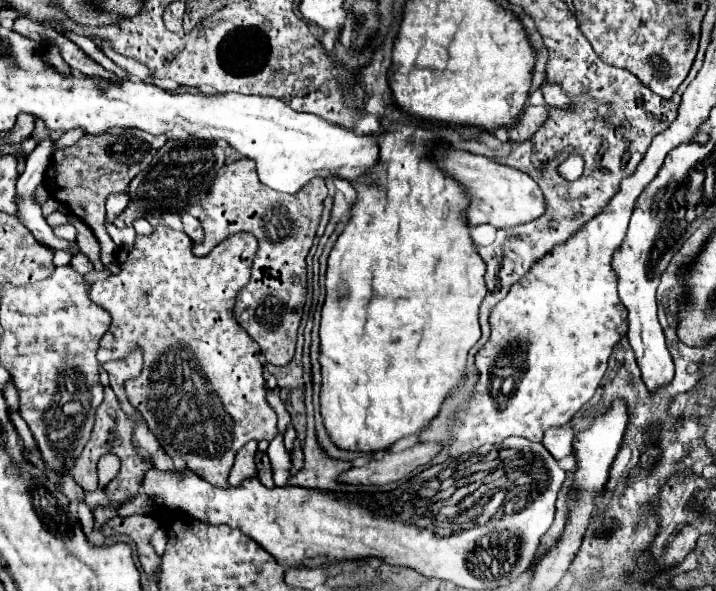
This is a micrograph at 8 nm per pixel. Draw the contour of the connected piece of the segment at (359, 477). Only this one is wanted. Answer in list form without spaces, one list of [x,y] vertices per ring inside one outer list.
[[[416,444],[400,454],[386,452],[380,460],[370,460],[360,468],[352,468],[340,476],[342,482],[348,484],[388,484],[404,478],[416,468],[428,464],[436,454],[438,444]]]

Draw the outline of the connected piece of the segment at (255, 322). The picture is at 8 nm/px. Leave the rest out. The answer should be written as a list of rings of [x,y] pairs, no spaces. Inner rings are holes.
[[[242,158],[238,162],[232,162],[230,166],[224,166],[218,172],[210,192],[202,200],[204,210],[200,214],[200,222],[204,228],[204,242],[194,244],[196,254],[208,254],[216,244],[220,244],[220,240],[224,240],[236,232],[250,232],[258,240],[258,252],[252,262],[252,276],[250,276],[250,282],[242,288],[240,296],[236,296],[234,318],[250,334],[250,338],[258,342],[260,350],[266,354],[266,360],[274,366],[284,366],[294,356],[296,334],[298,334],[298,326],[300,326],[302,310],[304,310],[304,302],[306,302],[306,256],[308,256],[308,250],[312,248],[312,242],[316,236],[316,228],[318,228],[320,216],[322,216],[326,192],[328,190],[326,190],[324,180],[318,178],[318,180],[310,180],[300,192],[296,192],[292,196],[280,194],[280,192],[260,184],[254,160]]]

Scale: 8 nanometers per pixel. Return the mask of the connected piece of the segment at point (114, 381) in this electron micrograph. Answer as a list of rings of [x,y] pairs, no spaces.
[[[136,348],[136,352],[128,352],[128,356],[120,358],[120,360],[114,360],[114,362],[108,362],[102,366],[108,374],[110,374],[110,386],[112,390],[116,392],[118,400],[120,400],[120,406],[124,412],[128,412],[130,416],[136,416],[138,418],[138,426],[142,422],[140,414],[134,410],[132,404],[128,404],[128,398],[124,394],[124,382],[128,378],[136,378],[140,374],[140,368],[142,368],[142,356],[140,356],[140,348]]]

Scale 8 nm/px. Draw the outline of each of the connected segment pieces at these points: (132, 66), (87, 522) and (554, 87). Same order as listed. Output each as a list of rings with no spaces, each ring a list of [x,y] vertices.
[[[108,42],[102,43],[102,51],[116,65],[126,69],[133,79],[149,83],[153,78],[152,73],[150,72],[150,70],[148,70],[148,68],[146,68],[146,66],[132,58],[126,58],[114,52]]]
[[[78,502],[76,504],[76,512],[78,512],[78,518],[80,518],[80,524],[82,524],[82,530],[86,532],[86,534],[90,534],[92,532],[92,512],[90,512],[90,508],[86,506],[86,502]]]
[[[542,84],[542,92],[544,92],[544,100],[546,106],[554,106],[554,108],[568,108],[568,96],[560,90],[558,84]]]

